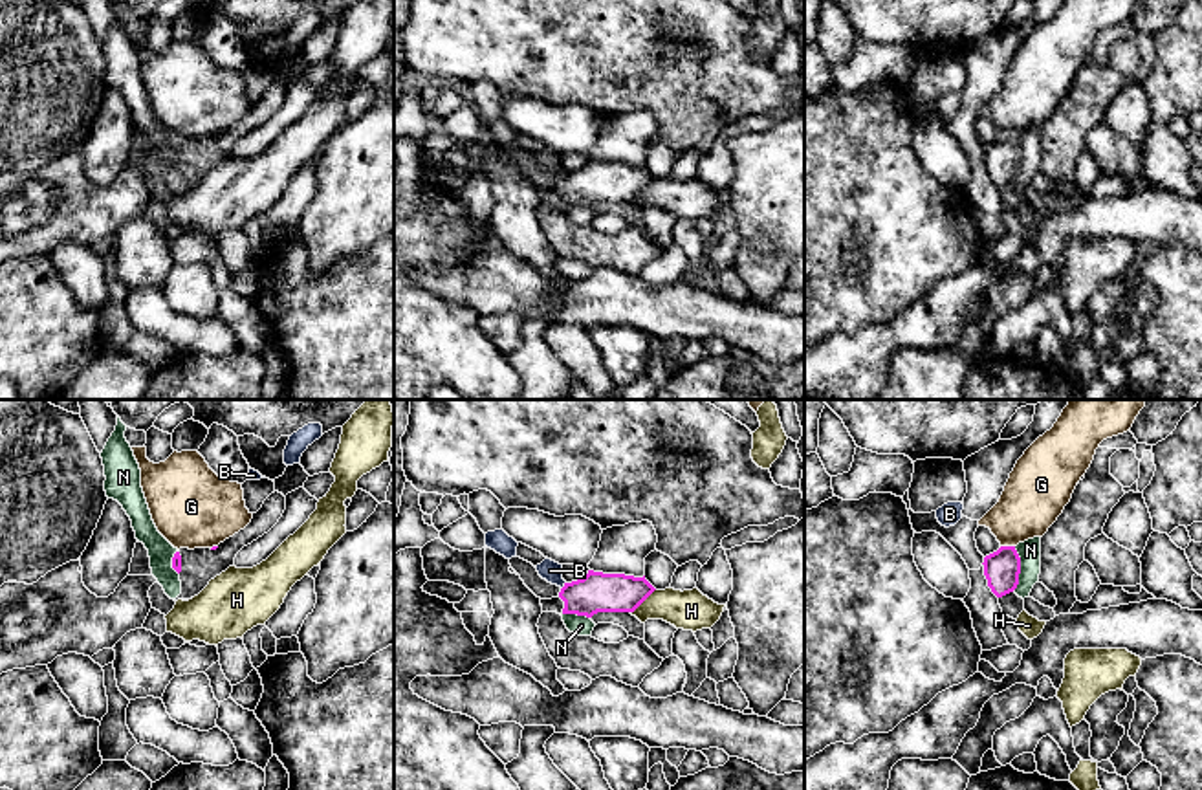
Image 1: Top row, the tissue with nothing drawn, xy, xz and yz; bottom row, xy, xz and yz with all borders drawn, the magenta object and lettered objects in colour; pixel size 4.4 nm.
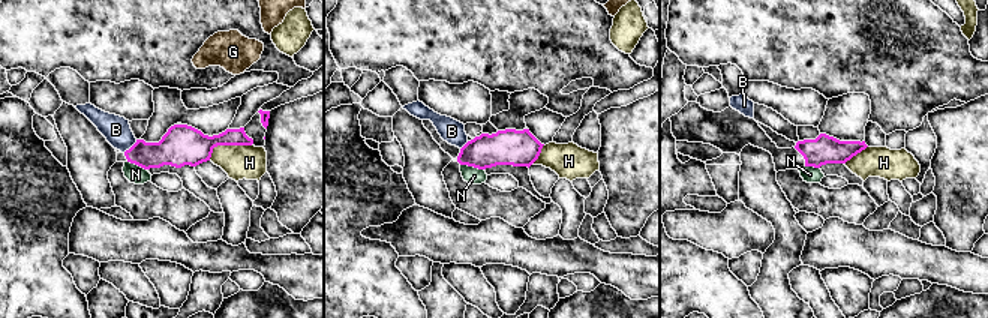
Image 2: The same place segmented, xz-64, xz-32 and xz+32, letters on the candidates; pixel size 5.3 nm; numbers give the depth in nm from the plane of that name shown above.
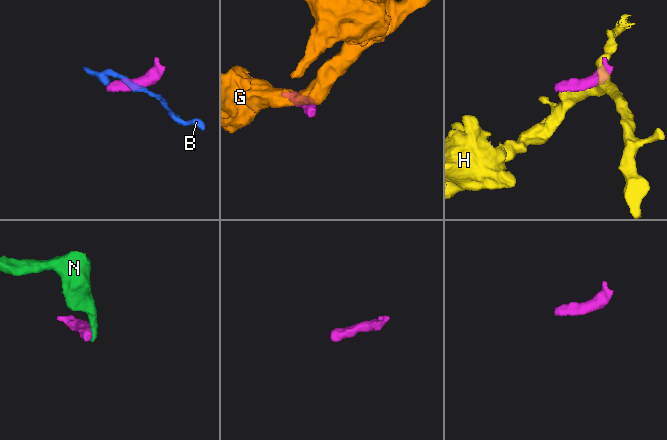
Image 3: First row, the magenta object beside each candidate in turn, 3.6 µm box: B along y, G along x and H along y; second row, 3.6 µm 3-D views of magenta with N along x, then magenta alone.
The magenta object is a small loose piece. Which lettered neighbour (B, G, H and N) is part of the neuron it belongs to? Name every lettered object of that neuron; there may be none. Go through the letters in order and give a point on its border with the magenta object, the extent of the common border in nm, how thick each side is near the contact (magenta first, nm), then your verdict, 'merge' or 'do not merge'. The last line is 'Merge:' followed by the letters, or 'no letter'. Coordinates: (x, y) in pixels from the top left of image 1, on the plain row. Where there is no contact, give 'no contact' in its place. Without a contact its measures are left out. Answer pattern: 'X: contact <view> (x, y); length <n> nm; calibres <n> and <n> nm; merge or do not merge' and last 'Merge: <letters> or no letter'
B: contact xz (565, 175); length 40 nm; calibres 180 and 90 nm; do not merge
G: contact yz (1008, 136); length 60 nm; calibres 160 and 280 nm; do not merge
H: contact xz (642, 191); length 160 nm; calibres 180 and 180 nm; do not merge
N: contact yz (1019, 158); length 200 nm; calibres 160 and 100 nm; do not merge
Merge: no letter

